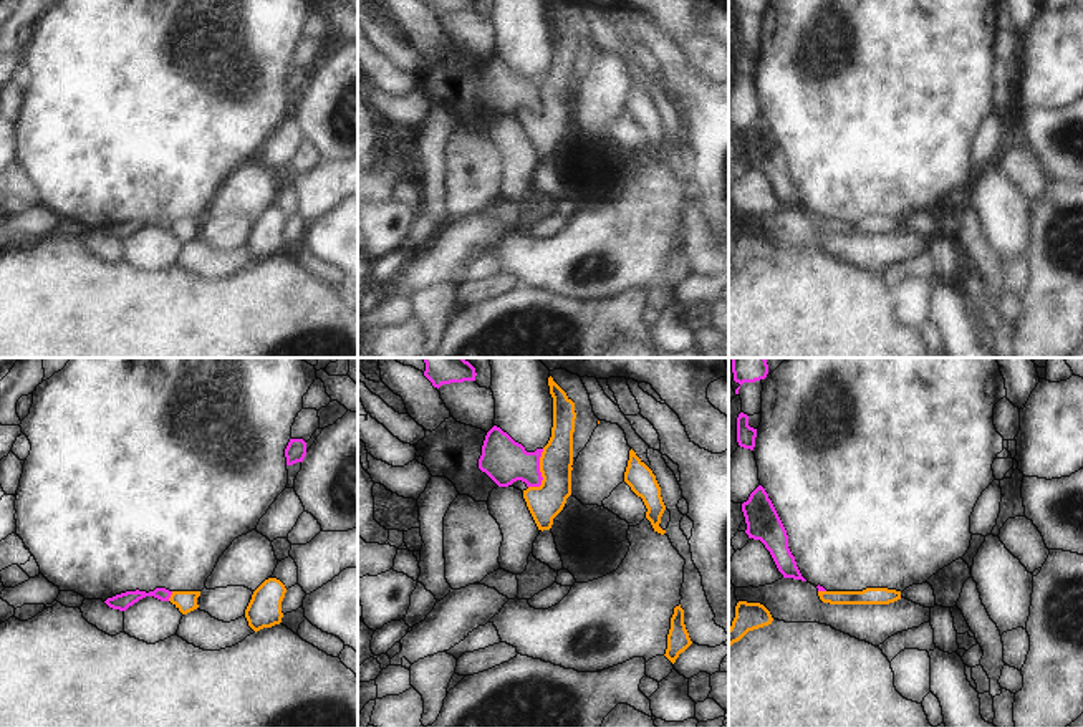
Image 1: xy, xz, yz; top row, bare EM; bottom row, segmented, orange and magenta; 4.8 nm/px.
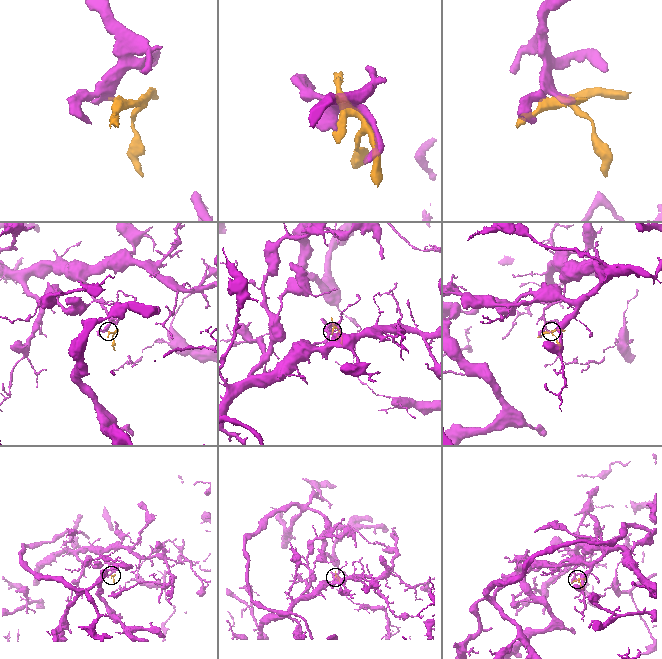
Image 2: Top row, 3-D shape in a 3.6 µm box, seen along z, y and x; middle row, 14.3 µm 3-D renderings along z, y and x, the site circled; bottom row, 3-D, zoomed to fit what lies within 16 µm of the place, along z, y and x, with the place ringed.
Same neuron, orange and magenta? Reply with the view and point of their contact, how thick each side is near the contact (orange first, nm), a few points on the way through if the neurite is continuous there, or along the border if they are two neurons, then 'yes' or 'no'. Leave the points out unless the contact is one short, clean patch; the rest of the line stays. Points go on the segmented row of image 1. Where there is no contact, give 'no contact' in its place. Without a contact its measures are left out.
contact xz (540, 471); calibres 170 and 220 nm; border xz (543, 449), (540, 457), (542, 482), (529, 487); no

